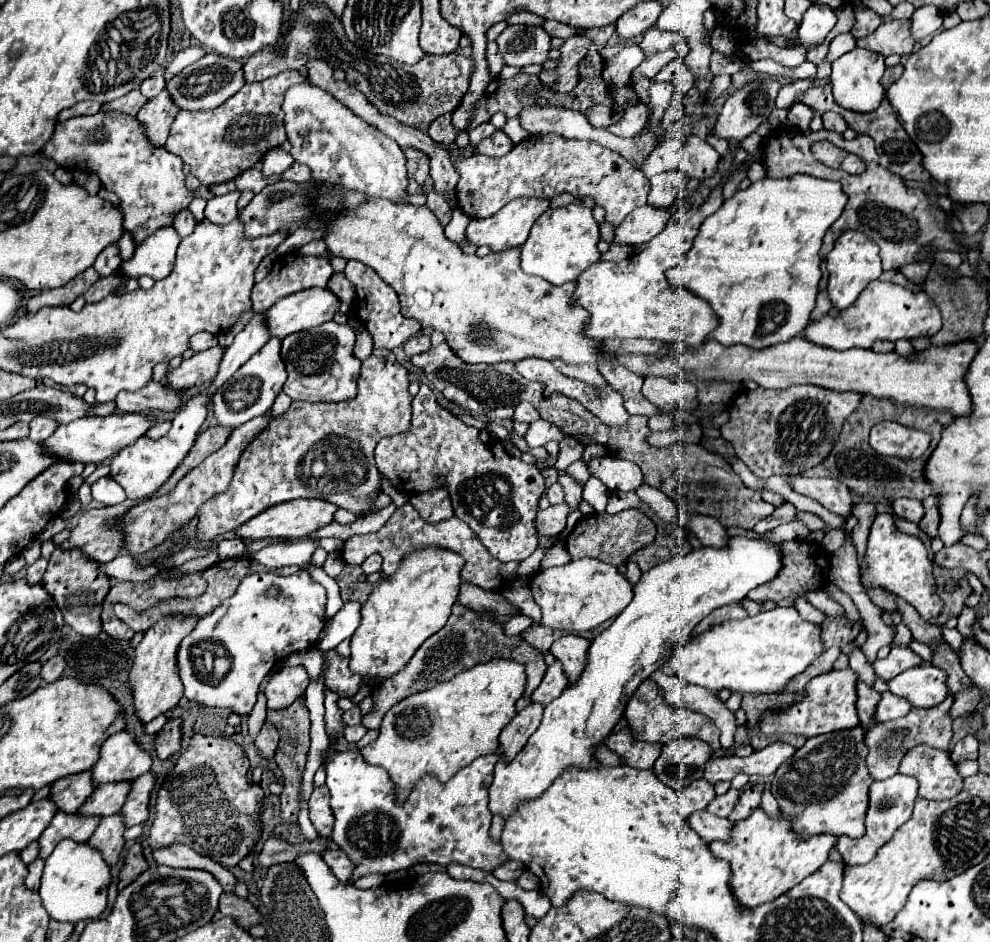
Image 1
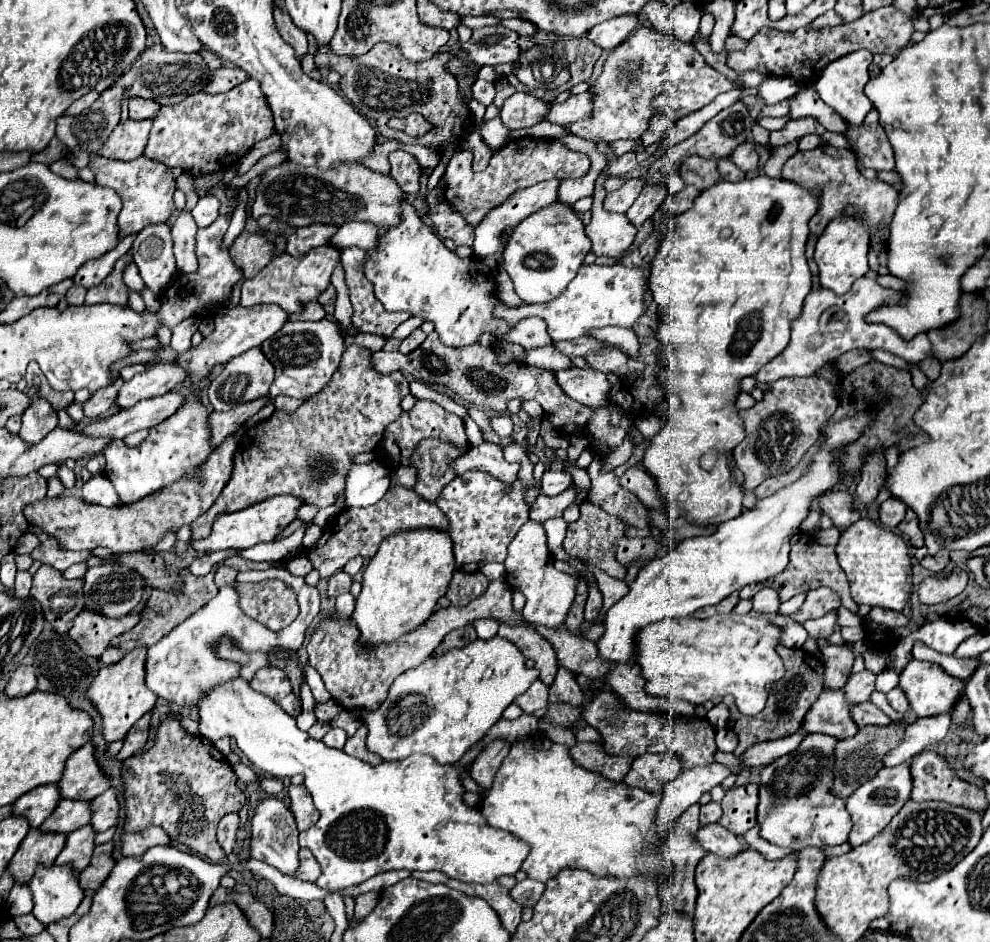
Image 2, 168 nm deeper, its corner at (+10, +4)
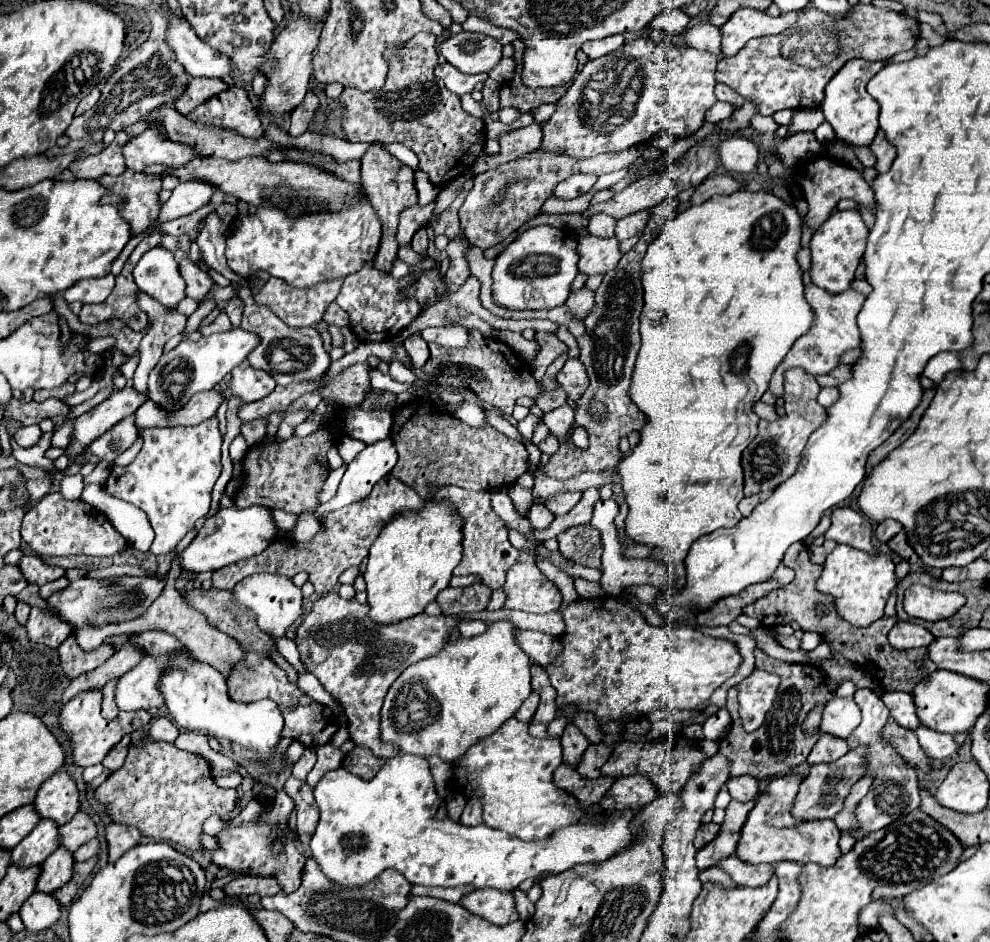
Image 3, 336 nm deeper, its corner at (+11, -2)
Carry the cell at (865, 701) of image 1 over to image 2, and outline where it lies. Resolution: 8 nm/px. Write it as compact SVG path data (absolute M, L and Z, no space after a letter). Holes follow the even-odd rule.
M864 702L860 706L854 706L850 710L850 714L852 714L854 722L860 728L864 728L864 726L888 726L888 724L892 724L892 720L880 708L876 708L872 702Z

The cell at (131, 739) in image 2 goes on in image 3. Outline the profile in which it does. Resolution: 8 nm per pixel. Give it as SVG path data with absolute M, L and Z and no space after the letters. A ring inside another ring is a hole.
M127 734L127 736L123 736L123 740L105 756L105 760L103 760L103 766L107 768L107 770L111 770L111 772L115 772L115 770L119 770L121 766L123 766L123 762L125 762L125 756L127 756L127 748L129 748L129 744L131 744L131 736Z

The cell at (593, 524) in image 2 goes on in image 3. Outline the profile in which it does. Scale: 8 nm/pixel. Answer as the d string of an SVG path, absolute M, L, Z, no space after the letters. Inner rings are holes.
M591 524L569 528L567 532L557 536L559 550L565 558L571 558L573 562L581 566L599 568L601 566L601 538L599 532Z

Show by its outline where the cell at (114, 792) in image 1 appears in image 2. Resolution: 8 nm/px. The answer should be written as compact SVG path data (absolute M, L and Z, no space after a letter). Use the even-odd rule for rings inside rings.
M60 800L56 810L42 822L40 832L50 834L70 834L90 822L90 802L66 802Z

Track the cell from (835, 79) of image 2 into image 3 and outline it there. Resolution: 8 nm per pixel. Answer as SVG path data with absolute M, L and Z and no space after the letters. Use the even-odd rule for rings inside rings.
M855 58L847 62L825 86L825 98L821 102L821 110L825 114L825 120L833 126L837 138L855 144L855 146L869 146L875 132L879 130L879 104L865 92L867 82L883 68L883 62L867 62L861 58Z

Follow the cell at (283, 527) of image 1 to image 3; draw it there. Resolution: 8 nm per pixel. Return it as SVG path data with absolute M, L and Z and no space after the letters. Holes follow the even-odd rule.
M226 493L221 498L221 510L209 518L199 534L193 538L193 542L183 550L181 554L181 566L185 570L193 572L207 572L217 570L227 564L233 564L243 558L251 558L267 548L269 542L273 542L277 534L277 526L273 520L273 510L265 506L249 506L243 510L237 510Z

